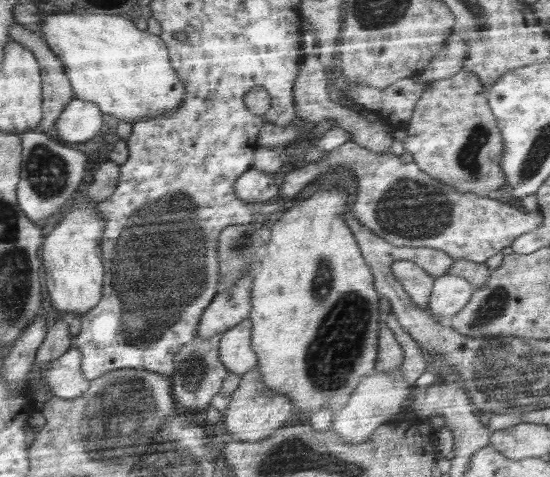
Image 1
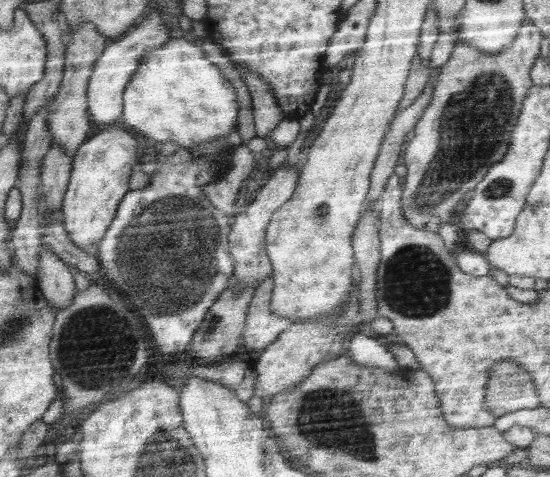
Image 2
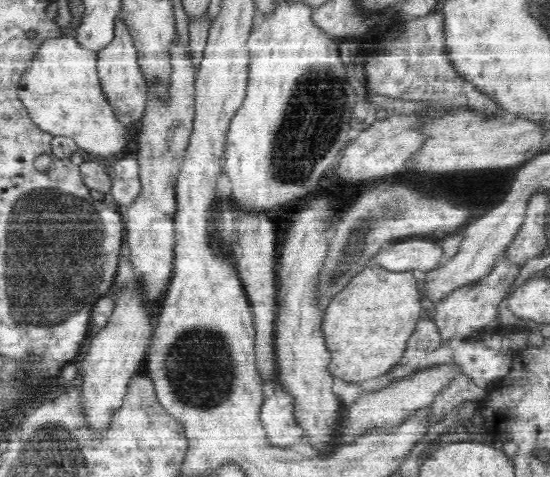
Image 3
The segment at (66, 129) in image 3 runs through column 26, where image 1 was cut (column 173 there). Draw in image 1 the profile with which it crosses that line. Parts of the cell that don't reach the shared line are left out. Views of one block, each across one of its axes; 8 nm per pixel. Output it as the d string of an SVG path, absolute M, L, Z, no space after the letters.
M46 15L43 34L51 50L65 62L78 99L97 104L118 121L134 125L142 119L169 114L183 103L185 84L178 78L158 35L138 30L120 15Z

